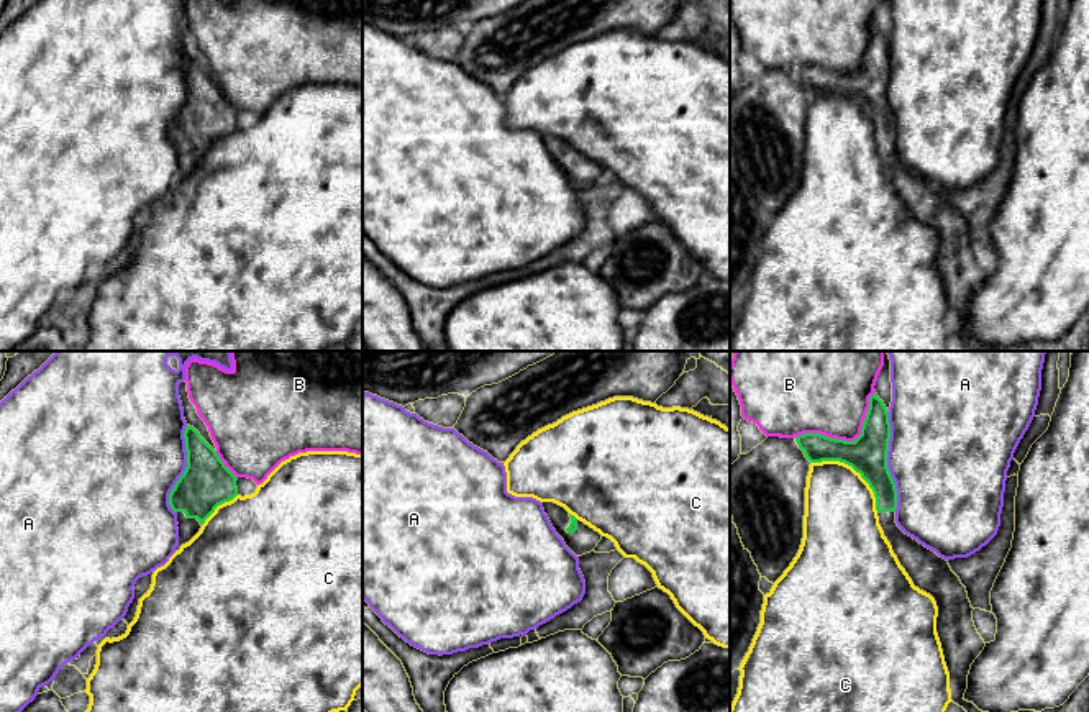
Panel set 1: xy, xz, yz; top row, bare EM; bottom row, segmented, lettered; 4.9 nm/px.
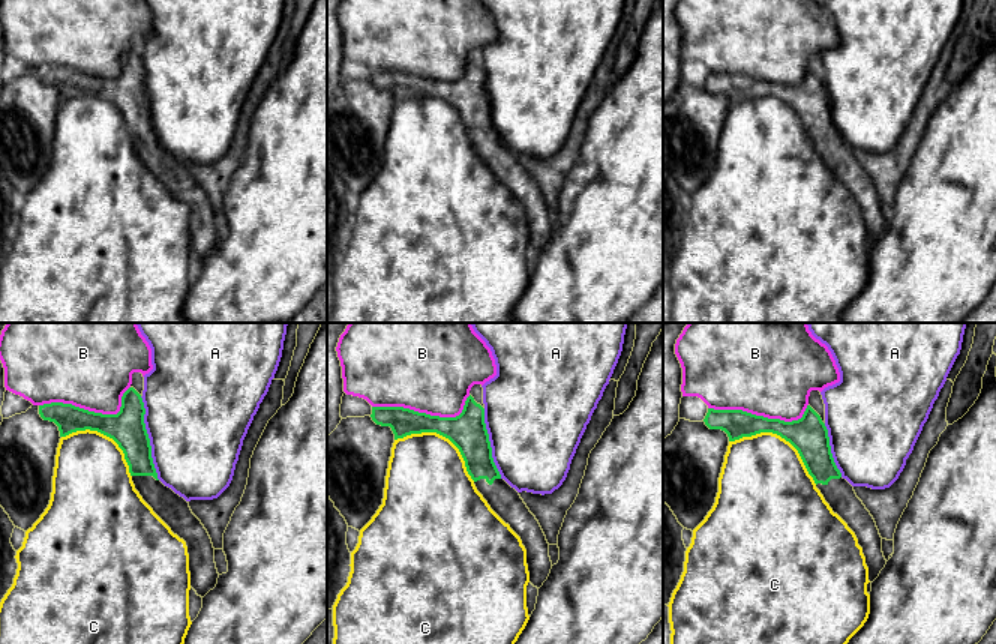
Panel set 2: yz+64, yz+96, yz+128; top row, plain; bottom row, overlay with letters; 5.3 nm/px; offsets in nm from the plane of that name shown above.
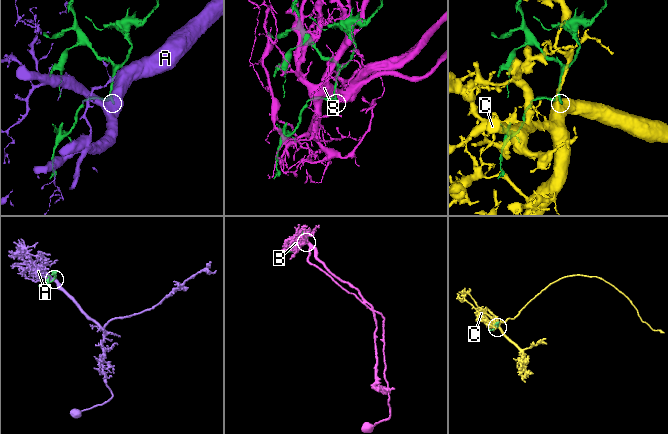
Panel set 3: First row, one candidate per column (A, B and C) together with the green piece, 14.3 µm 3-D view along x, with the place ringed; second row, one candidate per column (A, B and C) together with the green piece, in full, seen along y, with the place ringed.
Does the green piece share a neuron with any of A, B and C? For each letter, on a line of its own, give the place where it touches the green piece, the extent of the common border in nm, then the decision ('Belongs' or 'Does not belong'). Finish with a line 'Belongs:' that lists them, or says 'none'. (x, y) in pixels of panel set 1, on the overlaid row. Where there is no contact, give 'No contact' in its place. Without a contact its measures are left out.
A: Touches green at yz (886, 461). Shared border 500 nm. Does not belong
B: Touches green at yz (847, 442). Shared border 460 nm. Does not belong
C: Touches green at yz (855, 470). Shared border 420 nm. Does not belong
Belongs: none

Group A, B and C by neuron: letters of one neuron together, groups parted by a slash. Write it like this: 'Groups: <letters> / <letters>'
Groups: A / B / C

